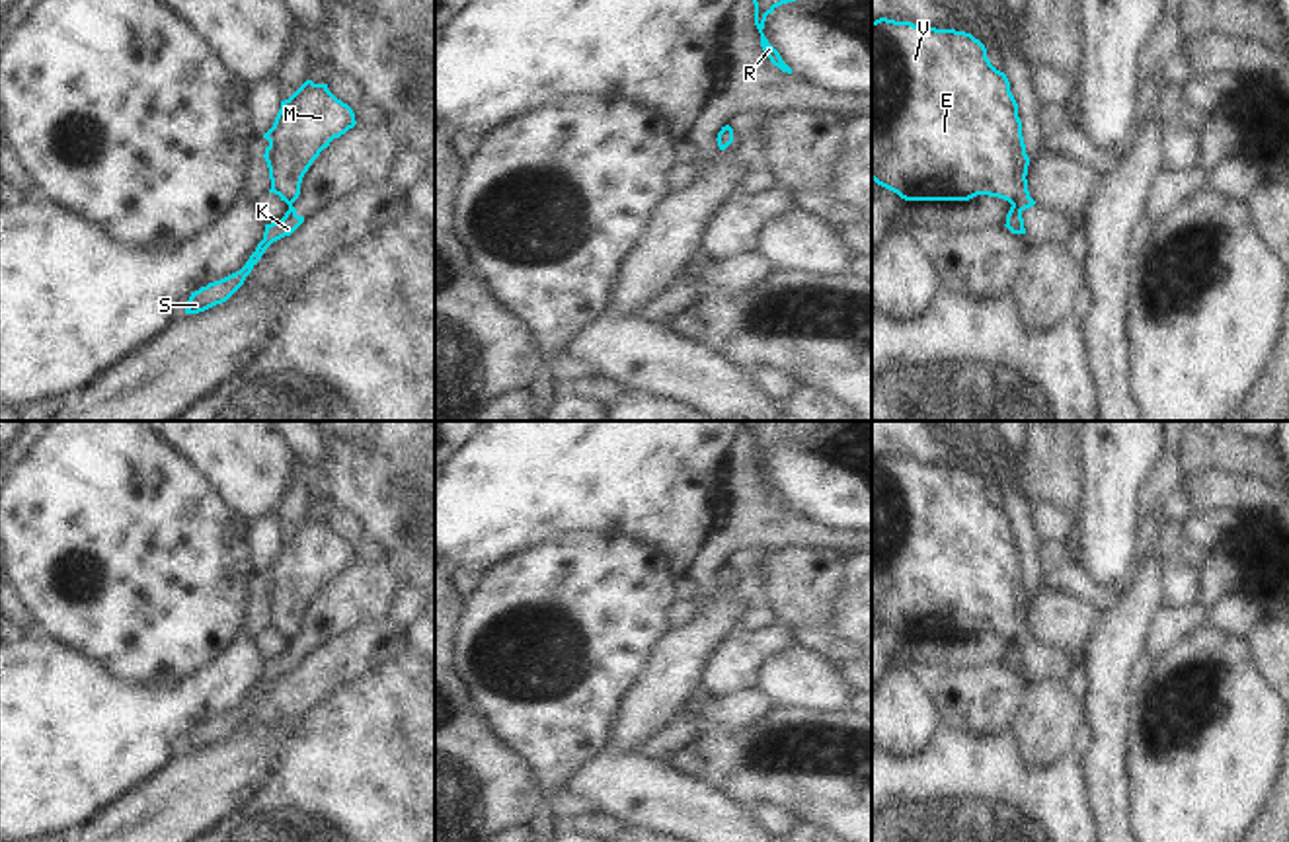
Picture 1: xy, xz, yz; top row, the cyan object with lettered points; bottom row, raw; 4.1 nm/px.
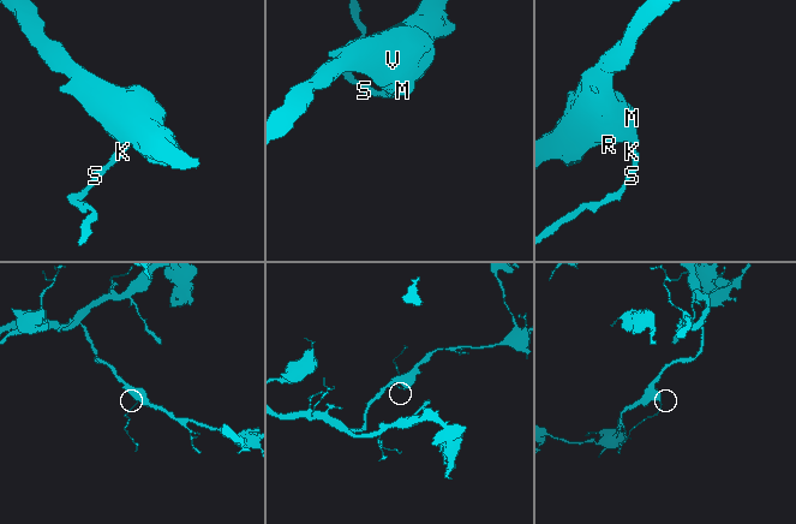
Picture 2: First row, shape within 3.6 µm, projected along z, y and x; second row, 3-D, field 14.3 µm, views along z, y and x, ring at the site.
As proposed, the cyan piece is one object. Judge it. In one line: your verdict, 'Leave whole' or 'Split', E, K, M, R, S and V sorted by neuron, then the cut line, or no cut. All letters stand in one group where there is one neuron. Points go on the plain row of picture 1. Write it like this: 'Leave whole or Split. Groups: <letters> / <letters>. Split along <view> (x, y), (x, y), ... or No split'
Split. Groups: E M R V / K S. Split along yz (1013, 640), (1022, 646)

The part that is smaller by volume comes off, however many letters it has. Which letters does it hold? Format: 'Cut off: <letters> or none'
Cut off: K, S

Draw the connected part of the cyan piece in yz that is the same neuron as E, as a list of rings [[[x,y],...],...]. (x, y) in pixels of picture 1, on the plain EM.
[[[879,454],[872,458],[872,616],[905,637],[969,637],[989,632],[1018,641],[1035,641],[1028,628],[1026,581],[1018,540],[1004,509],[987,495],[971,470],[918,464]]]

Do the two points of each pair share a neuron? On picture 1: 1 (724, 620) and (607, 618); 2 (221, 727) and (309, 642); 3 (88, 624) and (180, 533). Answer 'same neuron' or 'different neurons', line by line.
1: different neurons
2: same neuron
3: same neuron

